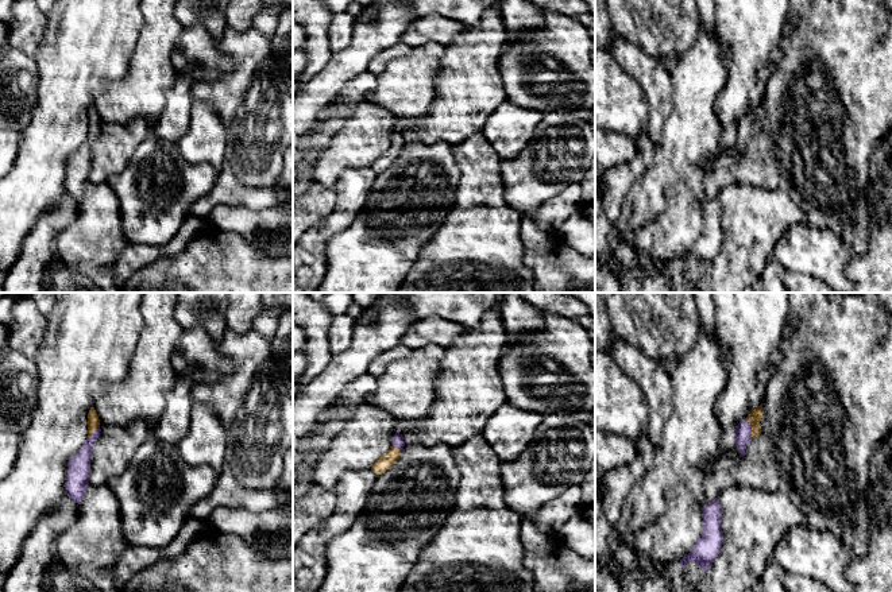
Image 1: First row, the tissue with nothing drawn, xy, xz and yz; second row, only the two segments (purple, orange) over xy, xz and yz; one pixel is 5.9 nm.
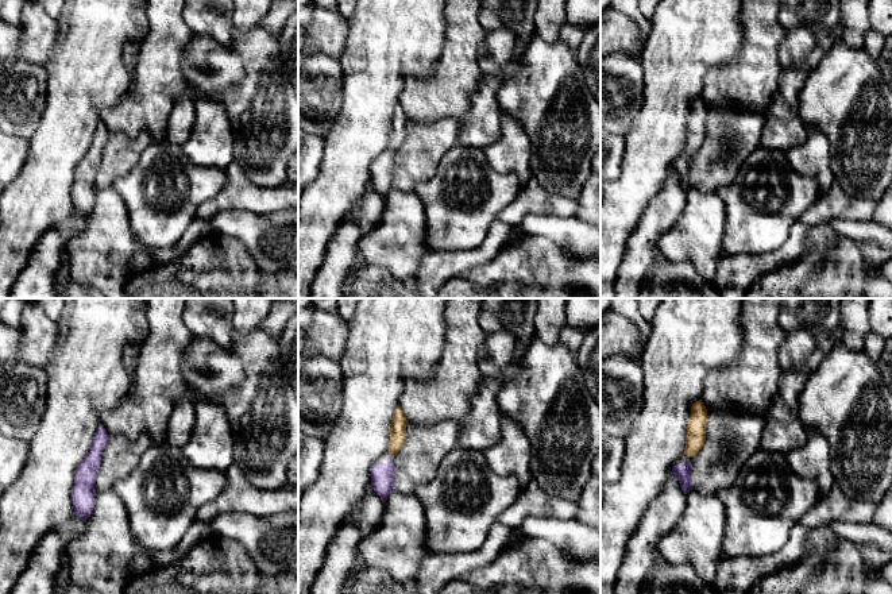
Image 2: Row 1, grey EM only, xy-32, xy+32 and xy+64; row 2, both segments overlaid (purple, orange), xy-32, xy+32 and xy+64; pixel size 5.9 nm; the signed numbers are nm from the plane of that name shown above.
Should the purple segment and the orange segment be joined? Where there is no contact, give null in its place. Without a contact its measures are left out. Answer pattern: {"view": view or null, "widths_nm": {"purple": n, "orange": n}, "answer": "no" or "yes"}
{"view": "yz", "widths_nm": {"purple": 100, "orange": 80}, "answer": "yes"}

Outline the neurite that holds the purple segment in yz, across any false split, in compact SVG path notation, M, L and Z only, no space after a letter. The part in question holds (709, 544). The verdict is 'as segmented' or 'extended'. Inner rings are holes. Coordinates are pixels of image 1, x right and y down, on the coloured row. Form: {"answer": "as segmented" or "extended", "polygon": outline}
{"answer": "as segmented", "polygon": "M718 498L704 506L702 534L691 552L680 560L680 566L684 568L687 562L692 561L704 572L710 569L722 547L722 515Z"}

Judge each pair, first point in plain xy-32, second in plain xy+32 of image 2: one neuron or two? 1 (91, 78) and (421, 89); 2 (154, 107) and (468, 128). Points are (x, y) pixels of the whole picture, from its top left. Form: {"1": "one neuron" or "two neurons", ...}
{"1": "two neurons", "2": "two neurons"}

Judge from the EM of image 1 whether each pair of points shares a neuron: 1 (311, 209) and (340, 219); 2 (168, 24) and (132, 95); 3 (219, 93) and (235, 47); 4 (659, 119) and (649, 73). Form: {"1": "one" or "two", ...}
{"1": "two", "2": "one", "3": "one", "4": "one"}

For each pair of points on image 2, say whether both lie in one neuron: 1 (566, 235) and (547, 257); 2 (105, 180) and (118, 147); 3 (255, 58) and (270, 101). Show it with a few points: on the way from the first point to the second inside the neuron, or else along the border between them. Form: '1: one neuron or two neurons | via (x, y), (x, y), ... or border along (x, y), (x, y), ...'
1: two neurons | border along (528, 234), (547, 236), (563, 249)
2: one neuron | via (108, 172), (118, 155)
3: one neuron | via (265, 69), (266, 91)

